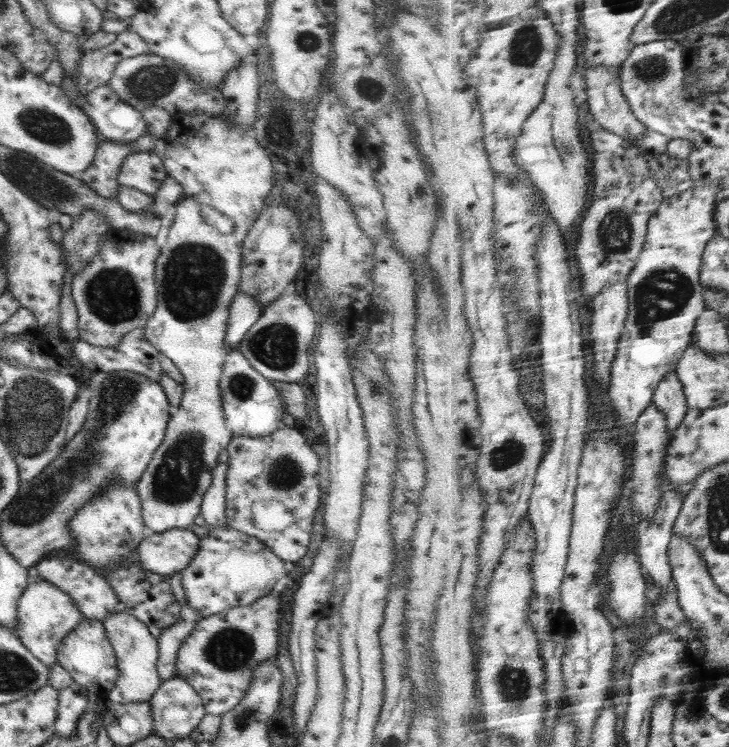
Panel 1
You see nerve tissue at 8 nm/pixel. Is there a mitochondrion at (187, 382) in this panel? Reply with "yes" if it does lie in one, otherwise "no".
no

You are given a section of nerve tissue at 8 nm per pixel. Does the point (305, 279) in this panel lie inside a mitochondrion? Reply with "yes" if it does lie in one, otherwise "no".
no

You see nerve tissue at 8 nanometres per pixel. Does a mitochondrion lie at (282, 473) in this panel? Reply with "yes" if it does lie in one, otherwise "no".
yes

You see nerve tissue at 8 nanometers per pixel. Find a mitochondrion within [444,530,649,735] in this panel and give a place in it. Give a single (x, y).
(512, 685)

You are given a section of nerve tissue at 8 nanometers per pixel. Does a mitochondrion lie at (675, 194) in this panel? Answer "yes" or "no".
no

